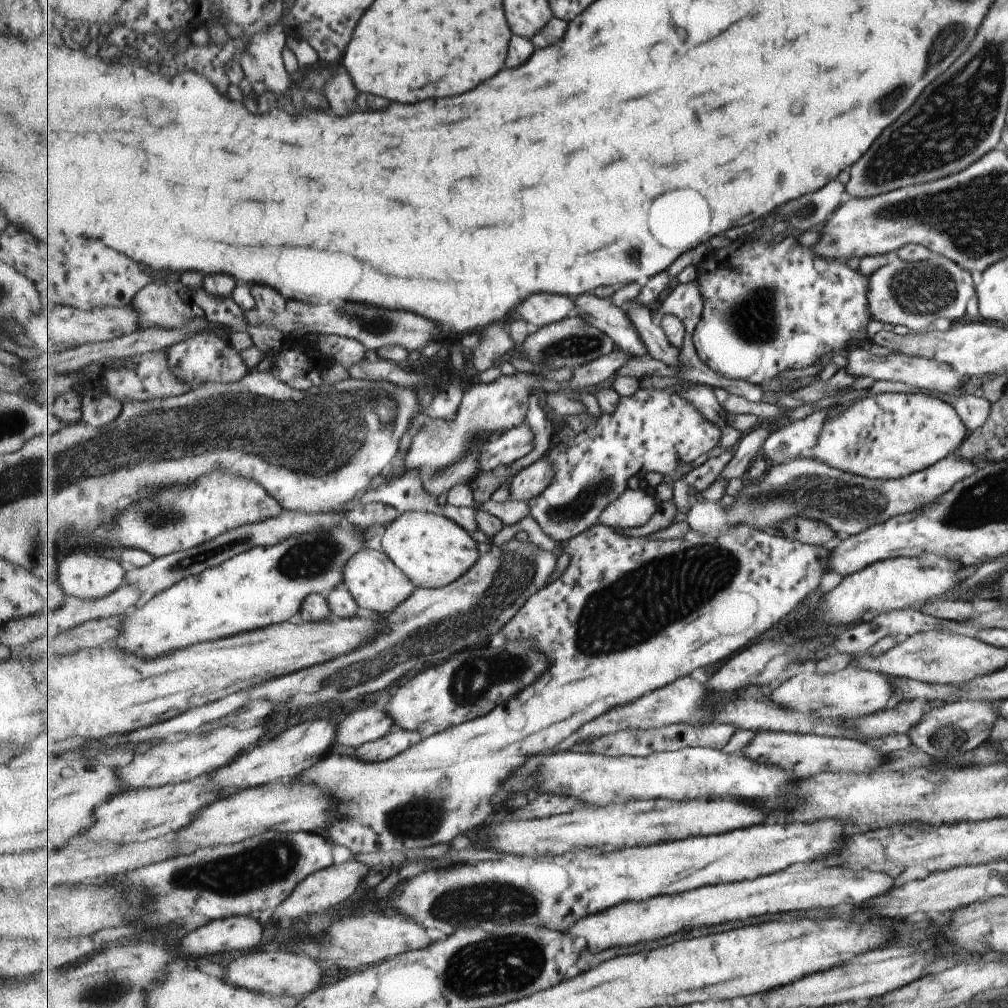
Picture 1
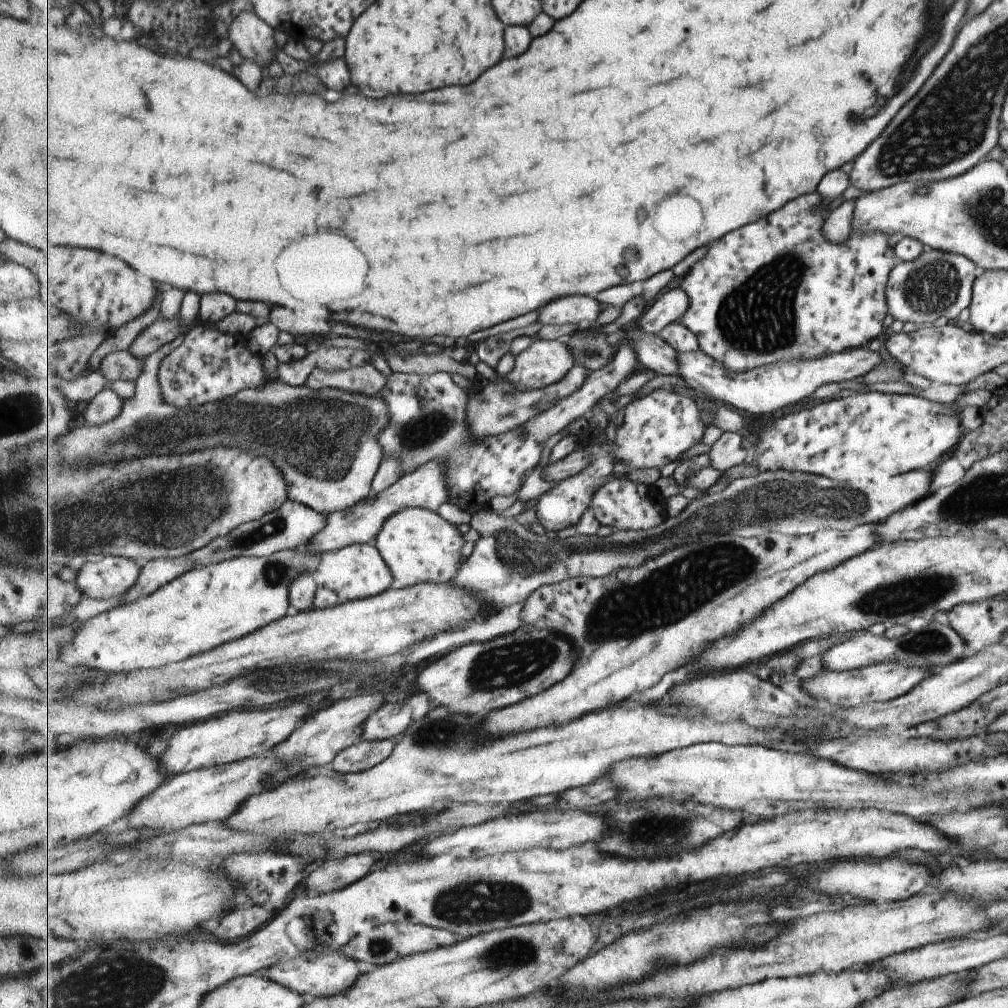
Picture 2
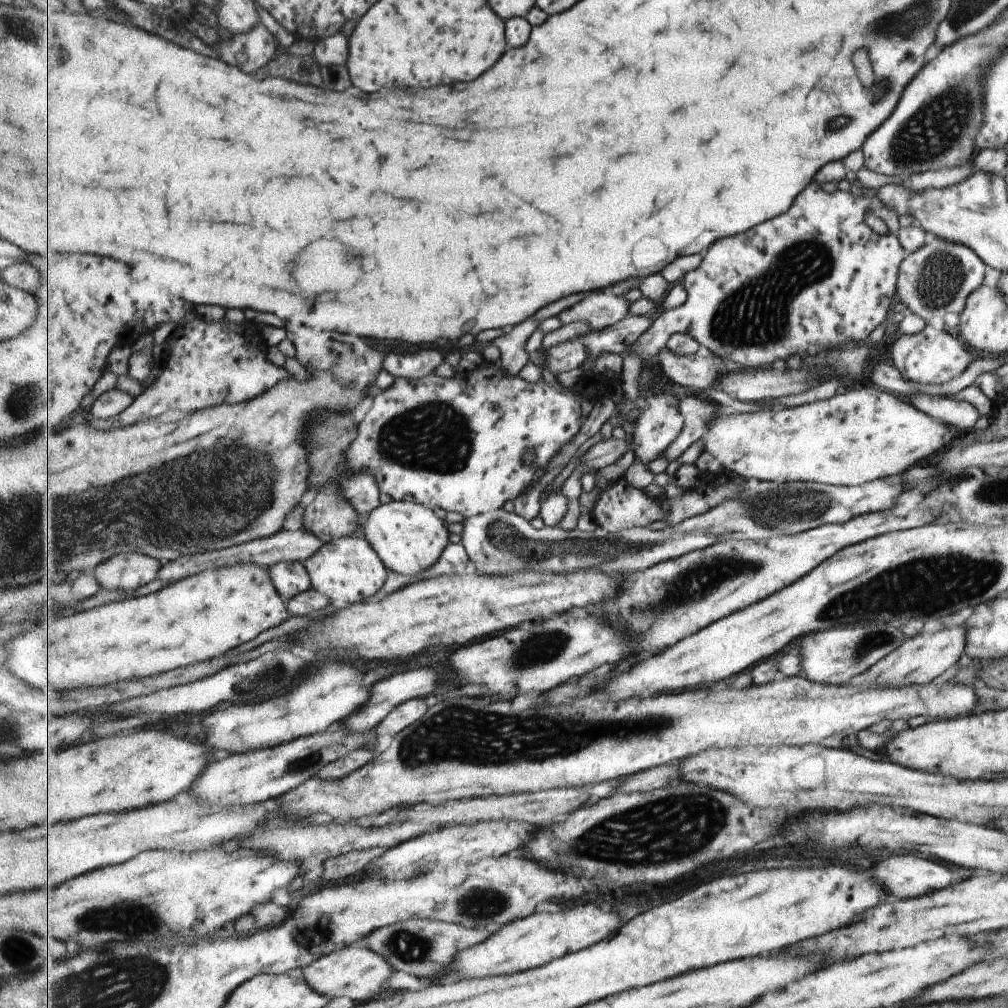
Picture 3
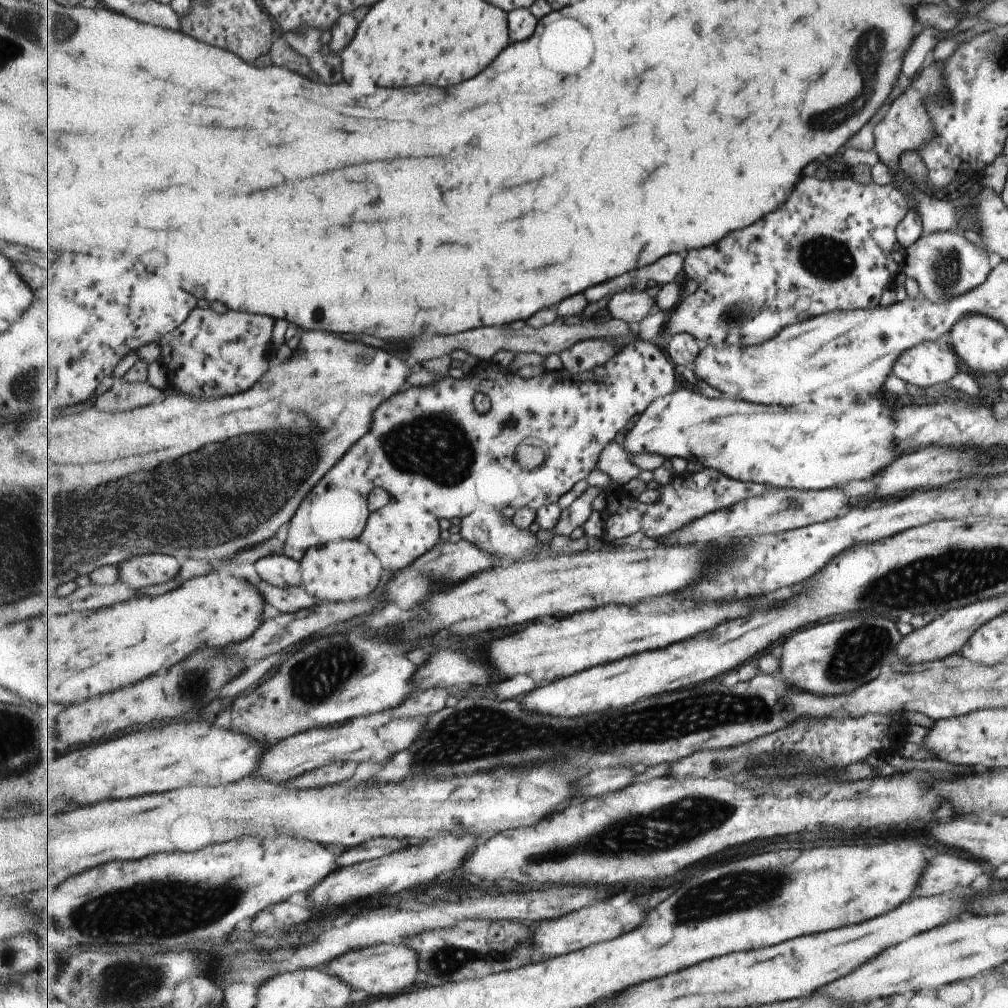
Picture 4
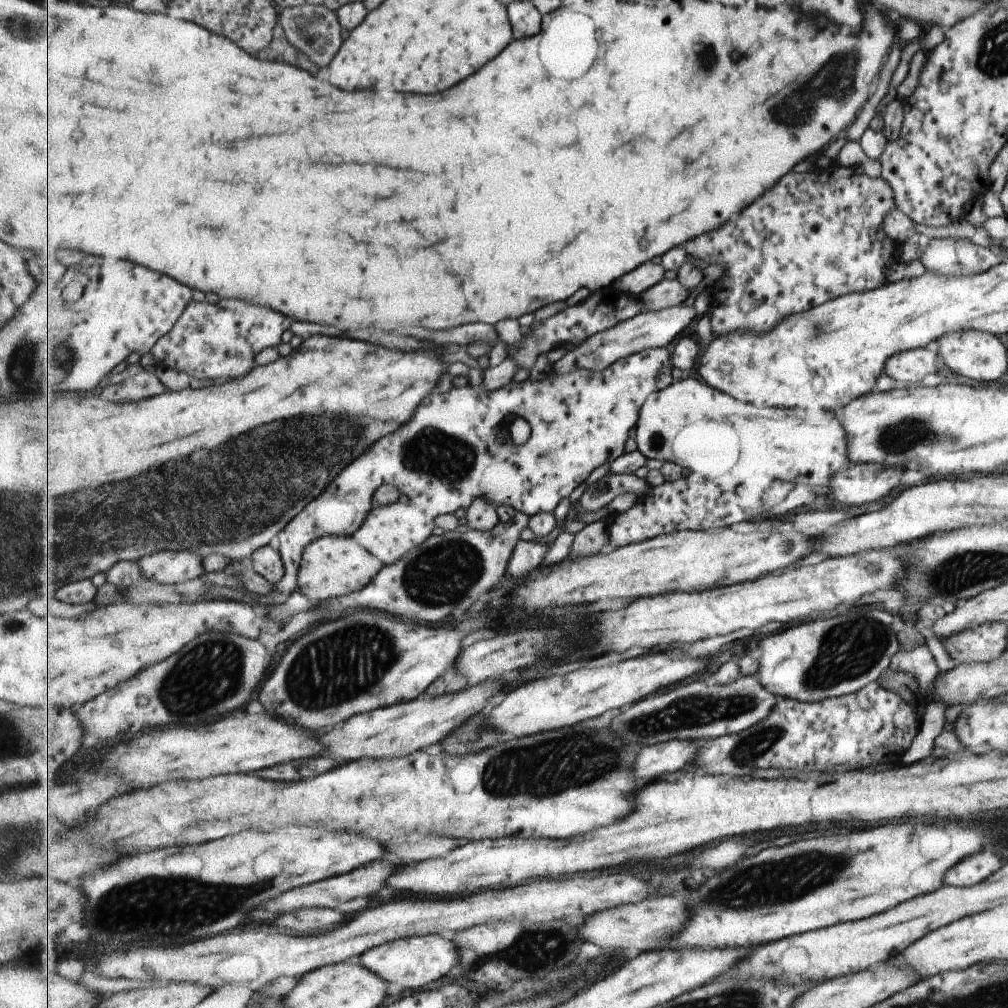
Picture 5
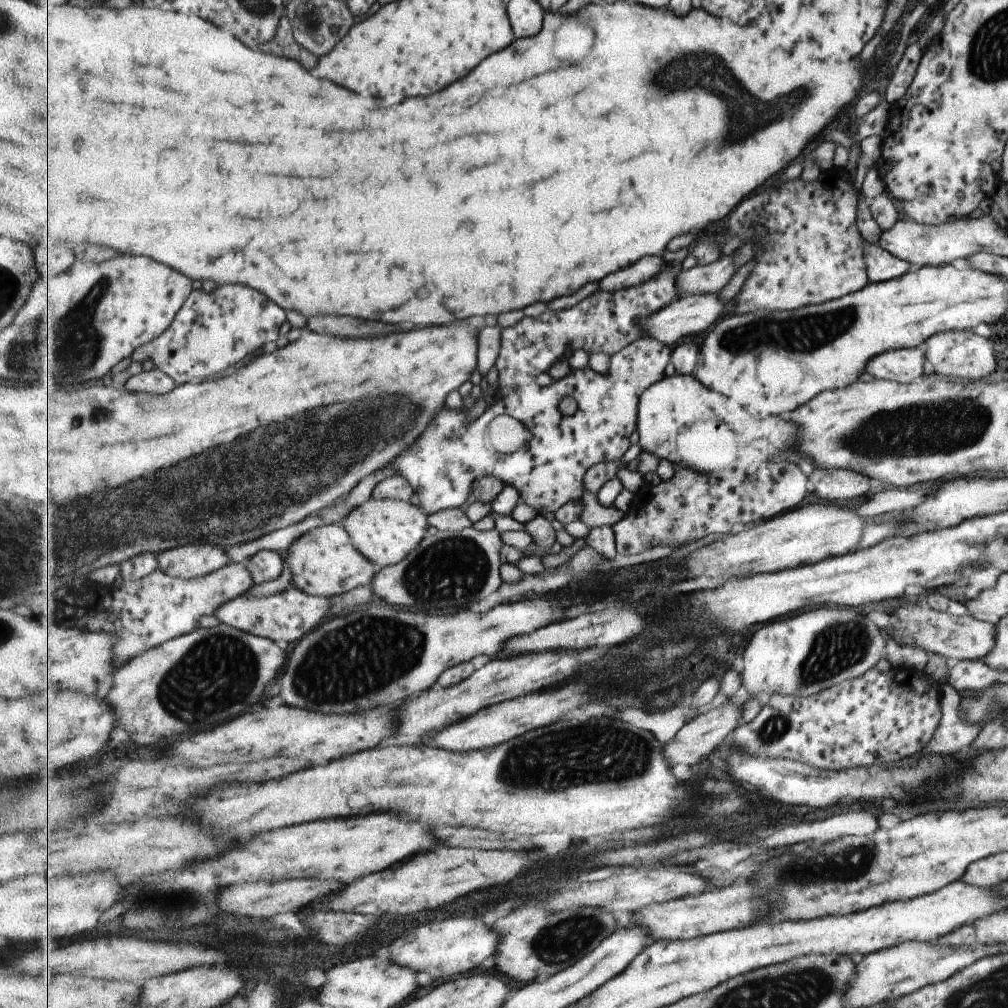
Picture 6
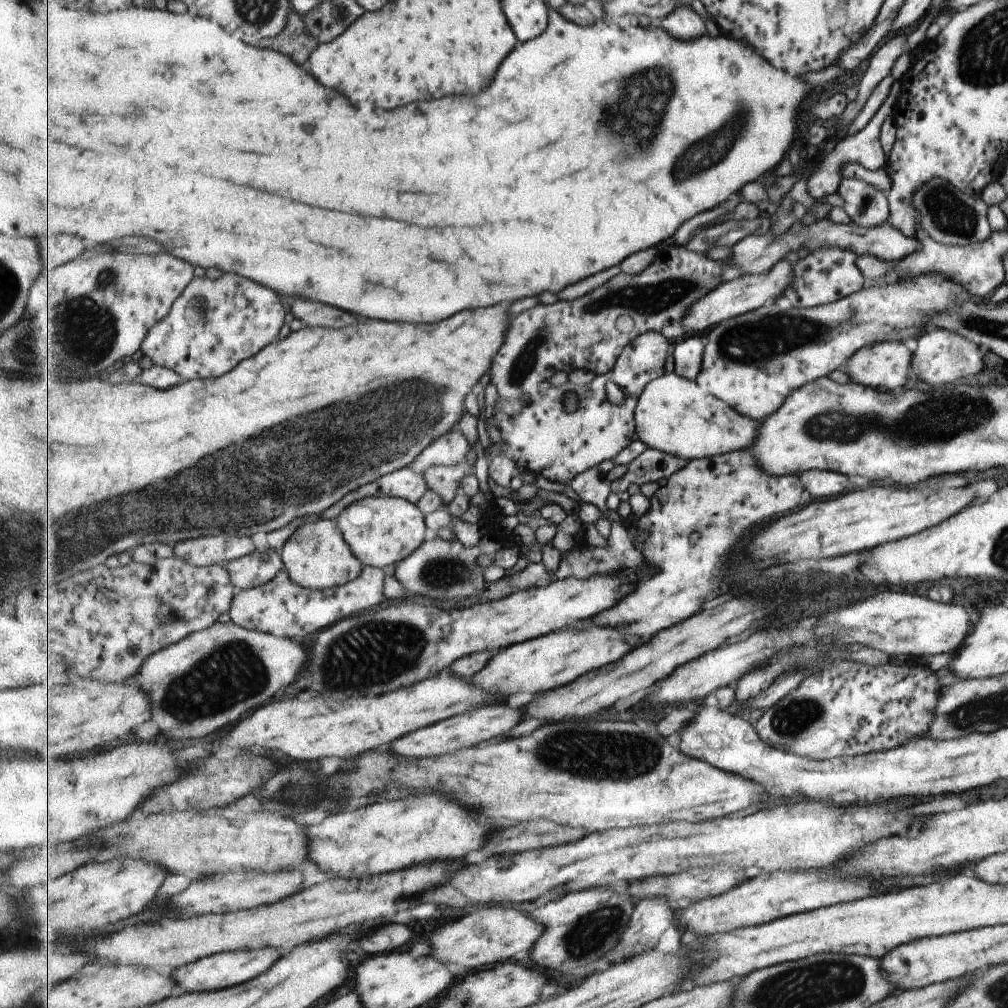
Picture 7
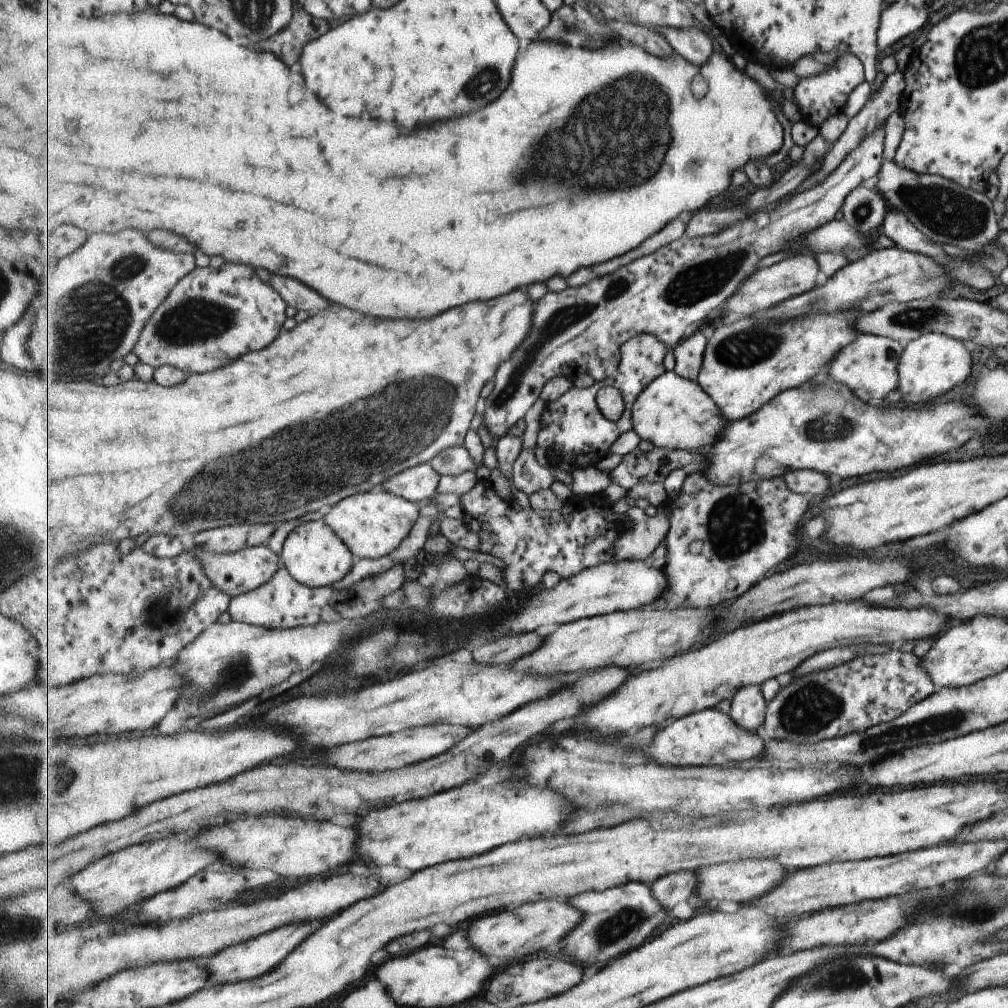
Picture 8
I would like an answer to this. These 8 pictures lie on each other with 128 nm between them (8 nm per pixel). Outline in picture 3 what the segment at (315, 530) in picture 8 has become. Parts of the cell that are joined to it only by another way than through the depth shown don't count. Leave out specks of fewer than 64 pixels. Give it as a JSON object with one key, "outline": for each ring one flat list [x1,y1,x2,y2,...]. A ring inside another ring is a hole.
{"outline":[[363,534,338,538,323,545,305,566,312,578,313,588,326,594,333,604,348,606,368,600,381,593,387,582,387,567,380,554]]}

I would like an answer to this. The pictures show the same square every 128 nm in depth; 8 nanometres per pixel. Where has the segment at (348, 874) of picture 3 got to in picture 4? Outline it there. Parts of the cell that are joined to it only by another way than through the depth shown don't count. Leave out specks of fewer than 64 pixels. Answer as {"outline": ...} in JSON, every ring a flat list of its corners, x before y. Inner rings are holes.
{"outline":[[375,838,371,842,365,842,365,844,357,846,357,848,347,850,337,862,341,866,353,866,353,864,359,864,359,862,365,862,365,860,373,860,373,858,385,856,389,852,403,850,405,846,407,846,407,842,399,840,399,838]]}

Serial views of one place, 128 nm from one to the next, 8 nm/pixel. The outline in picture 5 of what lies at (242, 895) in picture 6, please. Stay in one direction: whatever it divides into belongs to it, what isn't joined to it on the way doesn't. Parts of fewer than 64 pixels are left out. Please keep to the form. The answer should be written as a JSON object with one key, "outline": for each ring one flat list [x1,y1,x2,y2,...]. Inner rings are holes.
{"outline":[[383,858,383,860,371,862,371,864,367,864,367,866,361,866,361,868,353,870,353,872,340,874,325,879,323,882,319,881,317,884,311,883,309,886,303,886,301,890,290,890,288,893,280,894,277,900,270,900,269,903,264,904,267,904,268,910,273,912,273,914,275,914,275,912,279,914,279,912,283,913,285,910,294,911,313,906,335,908,335,910,337,910,337,908,341,908,343,904,353,902,353,900,357,900,357,898,369,898,369,896,373,896,373,894,379,894,379,892,387,886,387,882,389,882,389,878,391,878,393,874,397,874,397,866,395,866,393,862,389,862,387,858]]}

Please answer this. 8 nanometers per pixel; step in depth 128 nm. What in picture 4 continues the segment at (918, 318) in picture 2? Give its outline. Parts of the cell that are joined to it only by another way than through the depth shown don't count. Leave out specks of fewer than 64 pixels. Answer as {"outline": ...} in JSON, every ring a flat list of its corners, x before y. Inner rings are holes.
{"outline":[[953,230,935,231,920,236,913,244,905,248,902,271,907,278,913,278,918,286,918,294,930,303,941,305,952,298,961,296,979,286,991,269,987,264,987,252,972,238]]}

